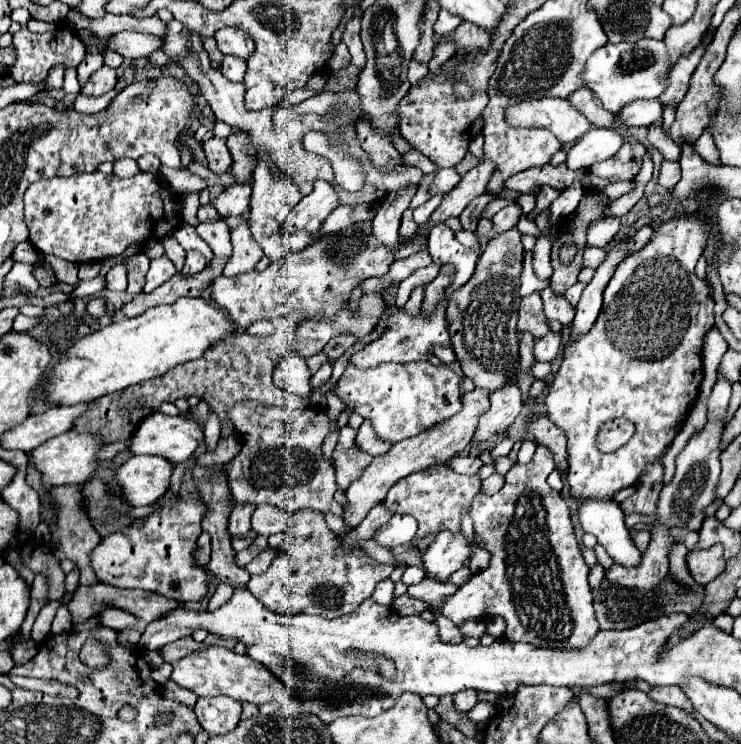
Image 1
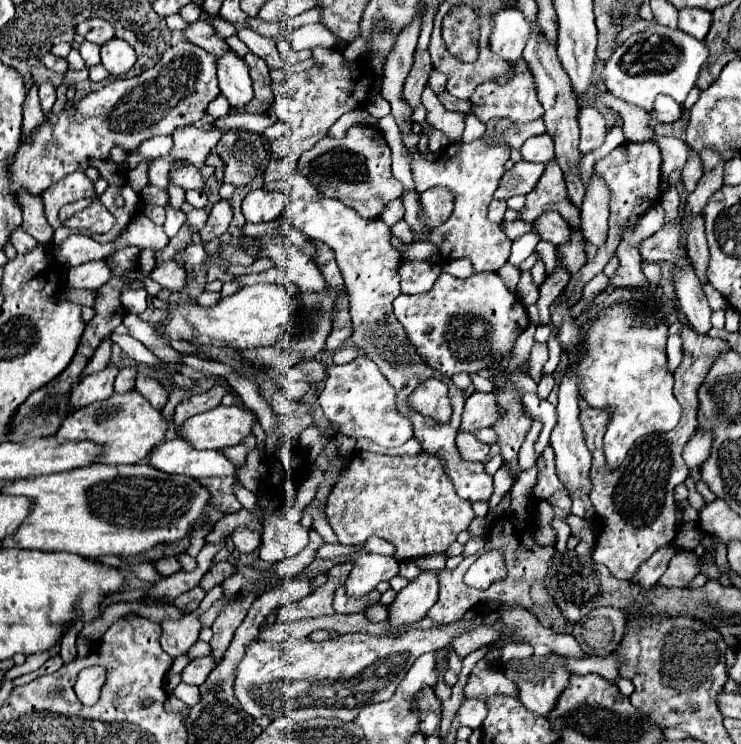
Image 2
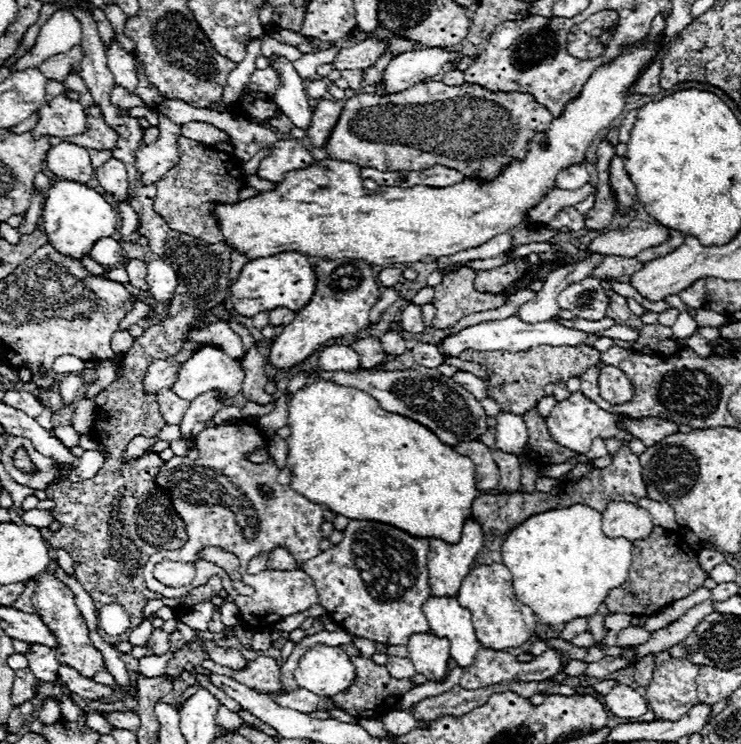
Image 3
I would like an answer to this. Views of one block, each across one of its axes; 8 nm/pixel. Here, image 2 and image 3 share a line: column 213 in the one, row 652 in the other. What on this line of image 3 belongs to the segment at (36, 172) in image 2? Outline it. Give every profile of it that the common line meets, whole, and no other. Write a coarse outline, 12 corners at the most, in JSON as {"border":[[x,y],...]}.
{"border":[[42,572],[36,614],[58,662],[86,678],[106,670],[66,584]]}

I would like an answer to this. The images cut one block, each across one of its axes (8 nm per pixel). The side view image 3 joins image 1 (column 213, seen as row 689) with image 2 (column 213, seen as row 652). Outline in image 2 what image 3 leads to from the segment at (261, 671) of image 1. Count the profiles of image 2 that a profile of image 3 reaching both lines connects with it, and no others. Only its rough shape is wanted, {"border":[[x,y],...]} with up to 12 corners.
{"border":[[212,656],[192,660],[182,682],[204,684],[218,662]]}

